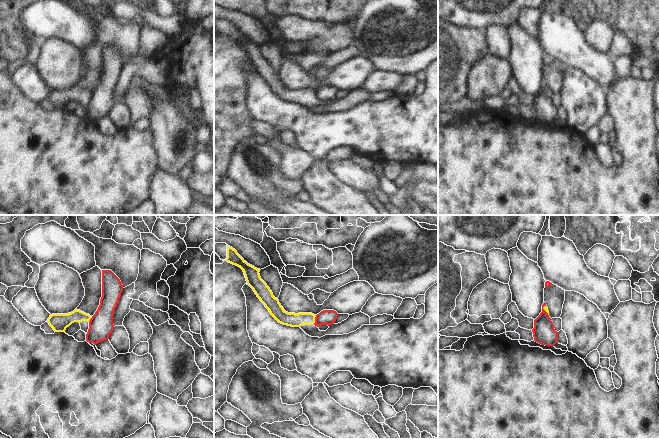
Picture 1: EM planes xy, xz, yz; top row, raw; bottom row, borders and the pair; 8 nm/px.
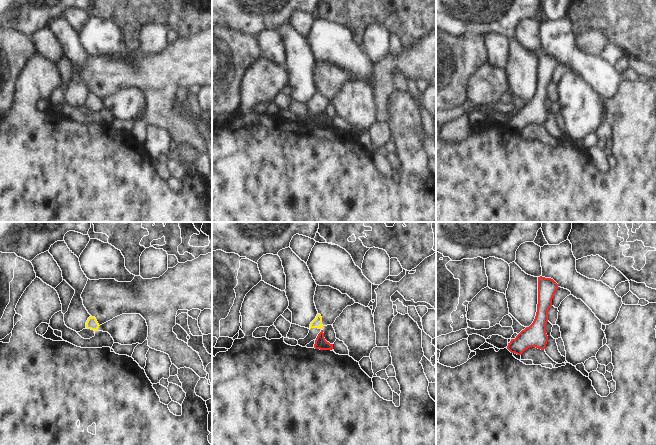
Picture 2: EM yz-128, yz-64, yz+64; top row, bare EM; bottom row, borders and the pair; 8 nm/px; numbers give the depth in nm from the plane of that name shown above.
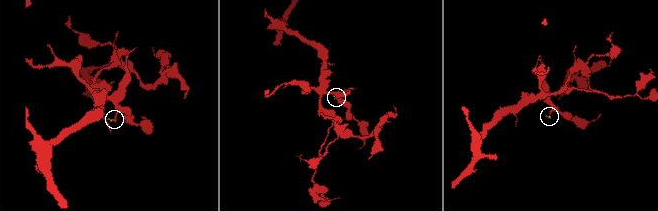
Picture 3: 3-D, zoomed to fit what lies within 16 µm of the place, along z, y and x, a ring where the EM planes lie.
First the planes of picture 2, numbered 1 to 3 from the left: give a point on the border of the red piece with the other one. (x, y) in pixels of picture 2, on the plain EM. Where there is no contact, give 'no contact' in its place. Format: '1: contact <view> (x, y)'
1: no contact
2: no contact
3: no contact

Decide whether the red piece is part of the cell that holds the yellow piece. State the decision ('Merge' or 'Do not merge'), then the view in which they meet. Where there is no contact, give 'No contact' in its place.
Do not merge. Touches yellow in xz.

